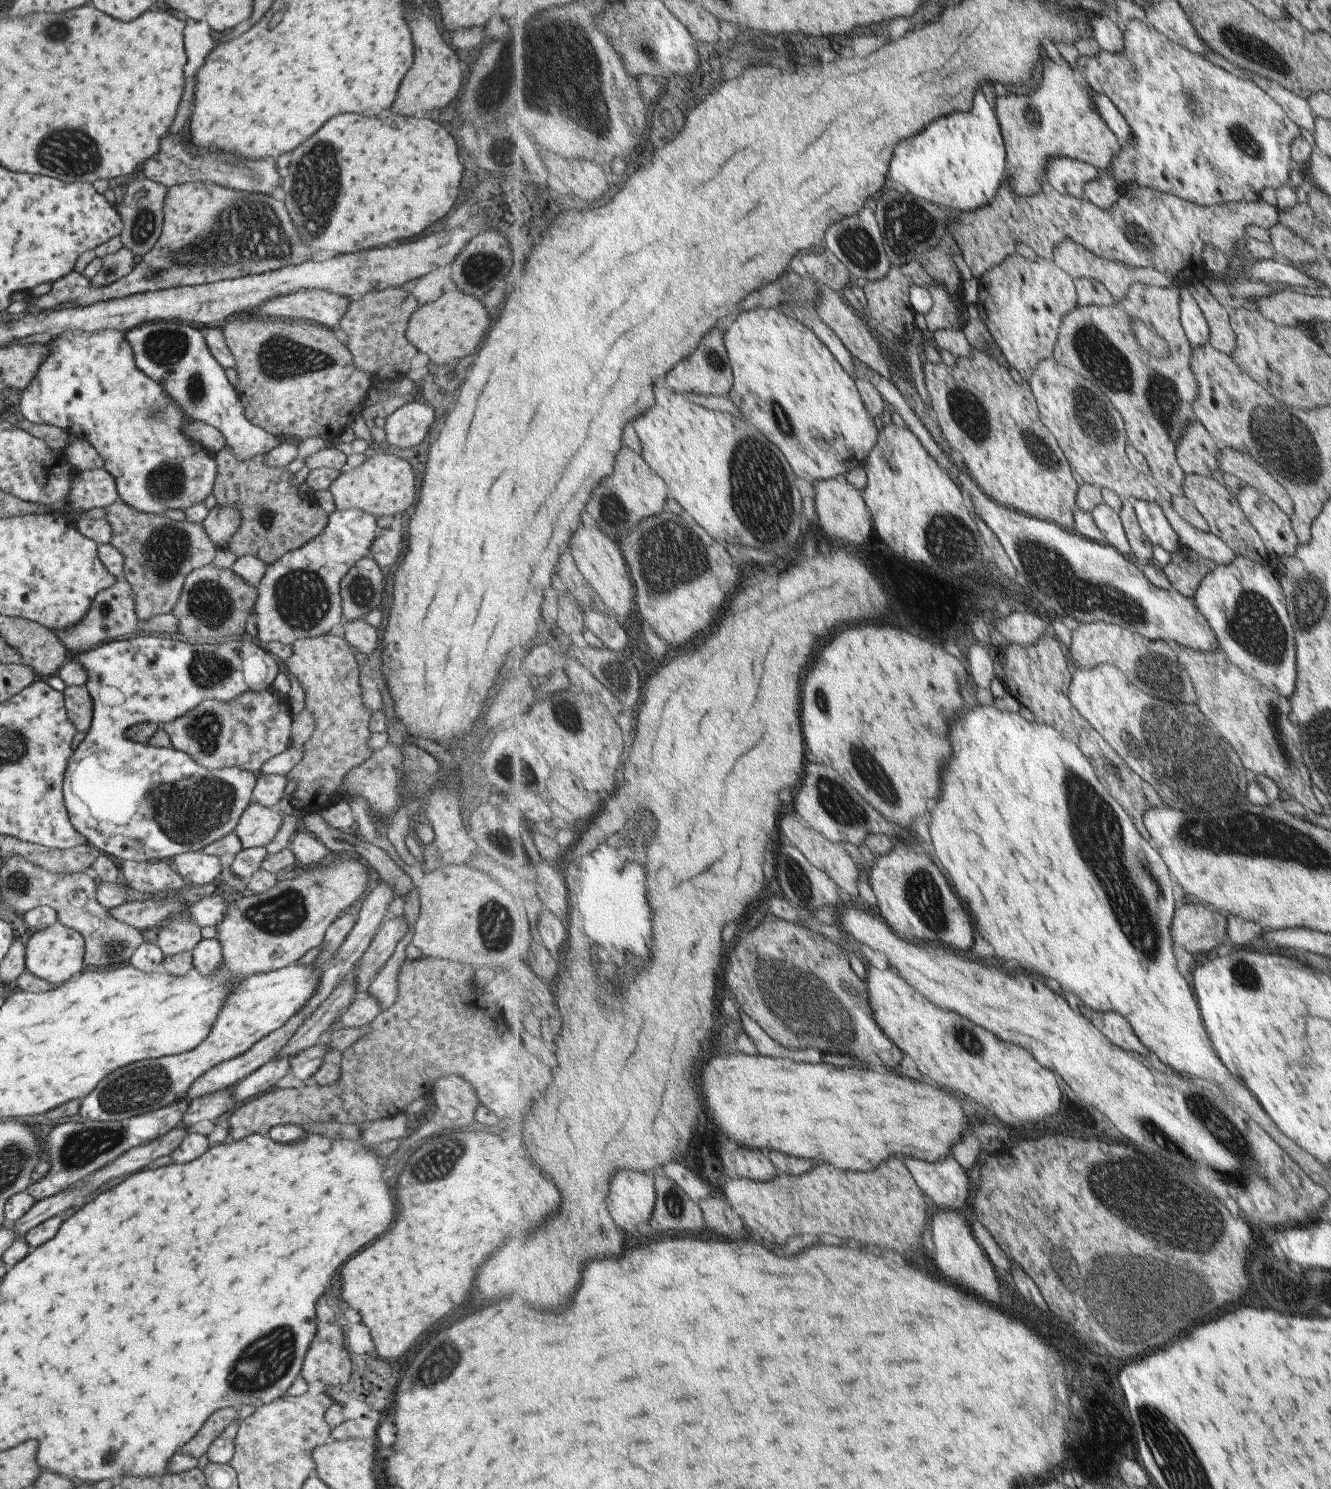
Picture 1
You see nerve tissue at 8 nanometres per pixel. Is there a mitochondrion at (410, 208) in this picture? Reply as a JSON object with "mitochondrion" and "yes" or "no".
{"mitochondrion":"no"}

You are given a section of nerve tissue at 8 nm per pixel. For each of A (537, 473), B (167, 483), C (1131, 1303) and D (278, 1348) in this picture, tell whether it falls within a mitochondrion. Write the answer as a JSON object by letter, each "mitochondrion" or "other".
{"A":"other","B":"mitochondrion","C":"mitochondrion","D":"mitochondrion"}

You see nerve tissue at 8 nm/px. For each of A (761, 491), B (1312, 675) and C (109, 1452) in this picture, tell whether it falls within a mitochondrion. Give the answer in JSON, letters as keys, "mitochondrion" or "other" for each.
{"A":"mitochondrion","B":"other","C":"mitochondrion"}

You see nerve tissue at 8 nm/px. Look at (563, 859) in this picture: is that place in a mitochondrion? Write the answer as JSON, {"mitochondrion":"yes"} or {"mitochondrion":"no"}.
{"mitochondrion":"no"}

